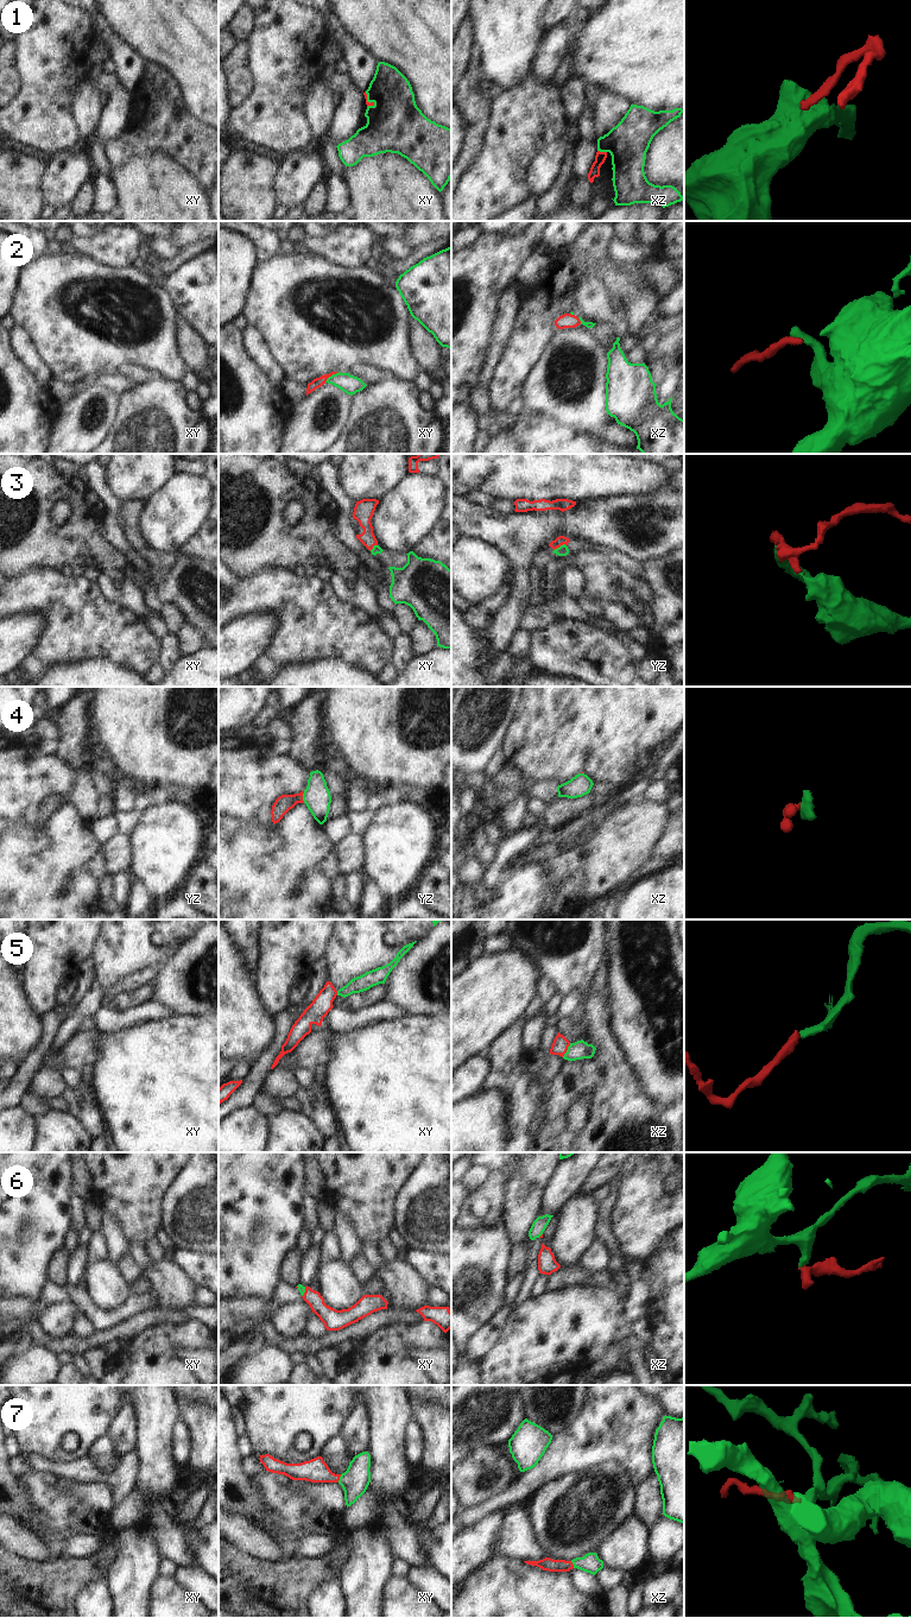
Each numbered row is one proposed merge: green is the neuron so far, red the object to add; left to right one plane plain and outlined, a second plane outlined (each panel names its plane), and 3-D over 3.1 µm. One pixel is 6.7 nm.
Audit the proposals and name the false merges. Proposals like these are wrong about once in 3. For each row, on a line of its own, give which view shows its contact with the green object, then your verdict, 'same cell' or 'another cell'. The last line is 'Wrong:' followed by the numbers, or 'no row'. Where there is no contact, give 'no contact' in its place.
1: xz | another cell
2: xy | another cell
3: yz | same cell
4: yz | same cell
5: xz | same cell
6: xy | same cell
7: xy | same cell
Wrong: 1, 2

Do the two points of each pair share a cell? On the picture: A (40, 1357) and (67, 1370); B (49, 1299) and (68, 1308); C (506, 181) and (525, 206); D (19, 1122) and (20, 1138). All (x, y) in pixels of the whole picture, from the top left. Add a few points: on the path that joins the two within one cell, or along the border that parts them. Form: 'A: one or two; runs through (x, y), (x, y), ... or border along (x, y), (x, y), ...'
A: two; border along (61, 1366), (57, 1372)
B: two; border along (68, 1296), (45, 1304)
C: two; border along (530, 197), (510, 208)
D: one; runs through (19, 1125), (19, 1135)

